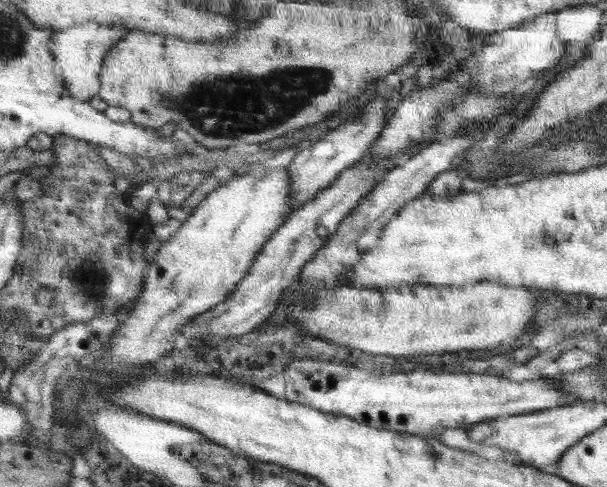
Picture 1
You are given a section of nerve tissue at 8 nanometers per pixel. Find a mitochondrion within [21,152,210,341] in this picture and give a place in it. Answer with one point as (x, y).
(90, 276)

